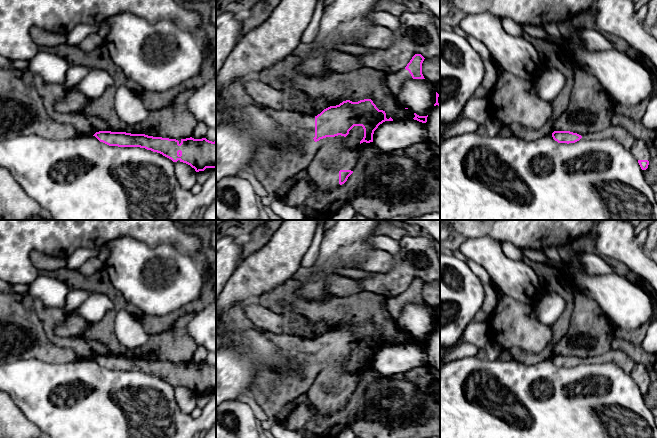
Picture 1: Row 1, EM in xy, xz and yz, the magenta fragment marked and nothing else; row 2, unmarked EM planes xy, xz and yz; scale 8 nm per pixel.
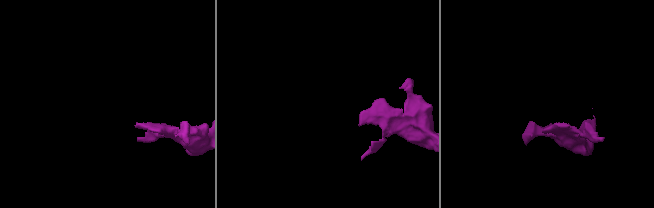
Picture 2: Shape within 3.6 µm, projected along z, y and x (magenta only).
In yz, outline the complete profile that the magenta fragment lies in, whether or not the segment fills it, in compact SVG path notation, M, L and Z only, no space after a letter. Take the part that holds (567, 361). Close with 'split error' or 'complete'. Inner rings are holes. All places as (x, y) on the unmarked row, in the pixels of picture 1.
M554 355L552 357L552 361L558 367L567 367L567 368L575 367L582 362L581 359L570 355Z; complete

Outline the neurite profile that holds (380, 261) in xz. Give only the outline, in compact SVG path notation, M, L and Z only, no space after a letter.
M374 250L357 262L348 262L346 266L372 273L388 273L394 267L394 259L389 252Z

